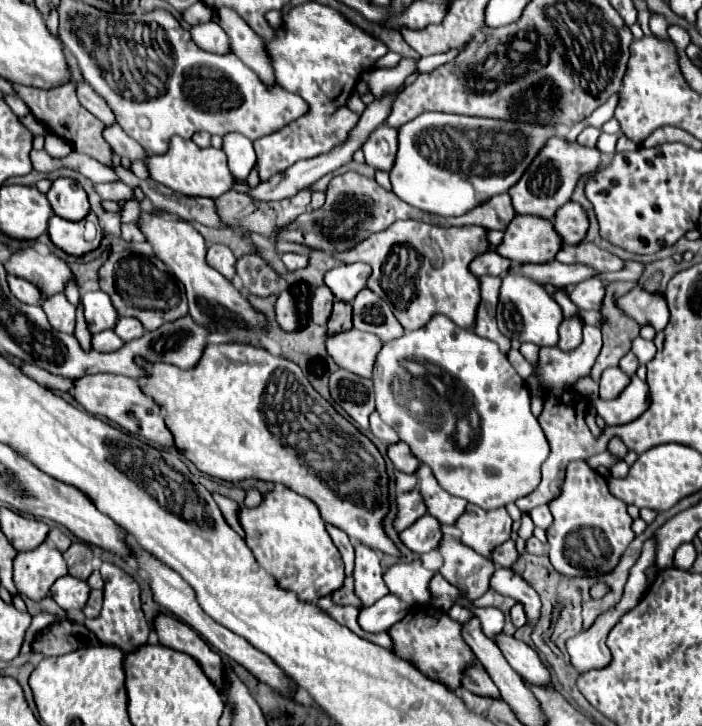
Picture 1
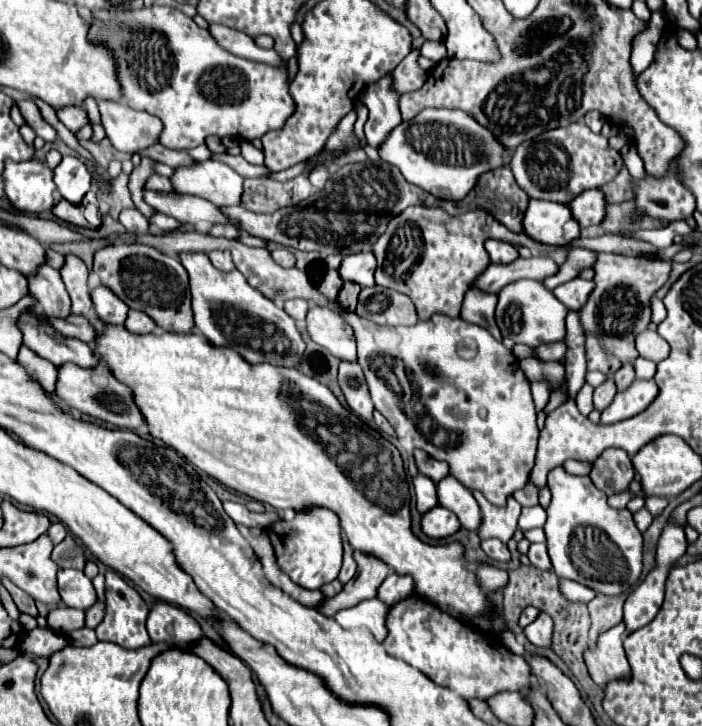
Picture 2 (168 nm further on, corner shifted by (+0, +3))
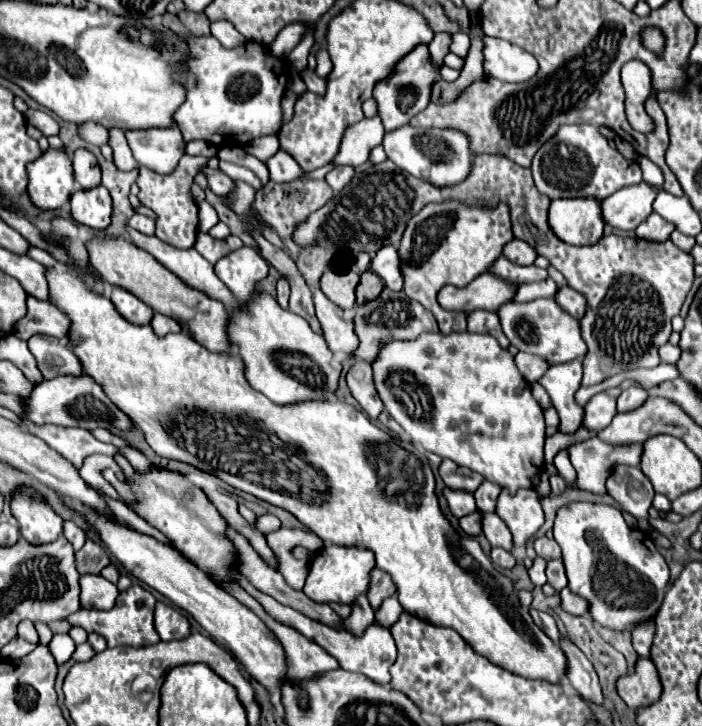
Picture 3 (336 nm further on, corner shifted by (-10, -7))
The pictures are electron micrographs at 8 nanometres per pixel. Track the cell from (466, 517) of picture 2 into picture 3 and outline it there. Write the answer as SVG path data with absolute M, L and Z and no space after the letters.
M484 513L482 517L484 535L488 537L492 547L502 547L506 551L512 551L512 533L508 533L506 523L496 513Z

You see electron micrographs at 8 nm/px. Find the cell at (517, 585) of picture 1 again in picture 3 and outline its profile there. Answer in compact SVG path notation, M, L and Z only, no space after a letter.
M564 639L560 647L568 657L568 681L572 683L572 687L582 695L582 699L594 705L604 705L604 695L598 683L598 675L592 663L586 659L586 655L568 639Z

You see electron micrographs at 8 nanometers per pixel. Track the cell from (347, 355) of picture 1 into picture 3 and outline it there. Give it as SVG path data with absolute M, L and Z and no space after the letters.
M318 287L312 291L316 317L322 323L324 339L328 347L336 353L342 351L350 355L358 347L358 339L354 333L354 325L348 313L344 313L336 303L332 303Z

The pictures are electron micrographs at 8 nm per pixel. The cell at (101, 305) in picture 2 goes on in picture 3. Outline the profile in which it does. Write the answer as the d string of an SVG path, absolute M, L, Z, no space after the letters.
M112 287L110 299L116 305L116 309L120 311L120 315L124 315L128 321L132 321L136 325L148 325L152 321L152 315L154 315L152 307L148 307L146 303L136 299L136 295L132 295L130 291L126 291L122 287Z

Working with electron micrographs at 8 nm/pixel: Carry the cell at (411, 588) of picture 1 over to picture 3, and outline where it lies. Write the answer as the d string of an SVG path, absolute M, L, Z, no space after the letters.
M390 597L390 599L384 599L384 603L380 605L380 609L378 609L378 613L376 613L376 623L380 623L382 627L392 627L394 623L396 623L396 619L400 617L400 613L402 613L404 609L402 609L402 605L398 603L398 599L396 597Z

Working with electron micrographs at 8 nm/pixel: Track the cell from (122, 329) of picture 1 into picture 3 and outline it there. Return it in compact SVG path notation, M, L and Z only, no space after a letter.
M160 313L154 315L154 319L152 319L150 325L152 325L152 329L154 329L156 335L166 335L166 333L178 333L178 331L182 331L182 327L180 327L180 323L176 323L176 319L172 319L168 315L160 315Z

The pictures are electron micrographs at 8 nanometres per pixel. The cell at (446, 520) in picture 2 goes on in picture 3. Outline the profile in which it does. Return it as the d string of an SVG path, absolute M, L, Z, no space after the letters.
M474 511L472 515L466 515L460 519L460 527L468 533L468 535L480 535L482 533L482 513L480 511Z

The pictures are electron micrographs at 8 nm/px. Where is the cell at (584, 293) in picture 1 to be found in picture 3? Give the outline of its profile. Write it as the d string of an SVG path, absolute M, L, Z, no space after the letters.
M560 287L554 299L556 299L556 303L560 303L560 307L564 307L564 311L570 313L574 319L582 319L584 311L586 311L586 299L584 299L584 295L580 295L578 291L574 291L572 287Z

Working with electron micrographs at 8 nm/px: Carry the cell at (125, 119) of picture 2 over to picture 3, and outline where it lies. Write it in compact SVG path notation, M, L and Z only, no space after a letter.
M178 127L128 131L126 139L134 159L160 175L172 173L186 151L186 143Z

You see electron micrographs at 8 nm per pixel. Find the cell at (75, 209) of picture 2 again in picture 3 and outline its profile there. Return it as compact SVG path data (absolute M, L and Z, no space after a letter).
M98 185L94 189L80 189L72 195L72 217L88 225L92 229L106 229L110 225L110 215L112 215L112 199L110 193L104 185Z

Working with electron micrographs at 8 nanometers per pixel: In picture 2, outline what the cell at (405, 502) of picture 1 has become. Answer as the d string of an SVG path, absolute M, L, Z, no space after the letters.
M418 475L414 479L414 493L416 493L416 511L420 515L424 515L426 511L430 511L432 507L438 505L436 485L434 485L434 481L430 481L430 477Z

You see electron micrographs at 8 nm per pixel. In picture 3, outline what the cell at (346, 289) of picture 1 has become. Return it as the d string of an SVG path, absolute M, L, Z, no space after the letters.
M382 247L374 259L370 269L382 277L386 289L392 291L402 291L404 287L404 277L400 275L400 255L396 247Z

